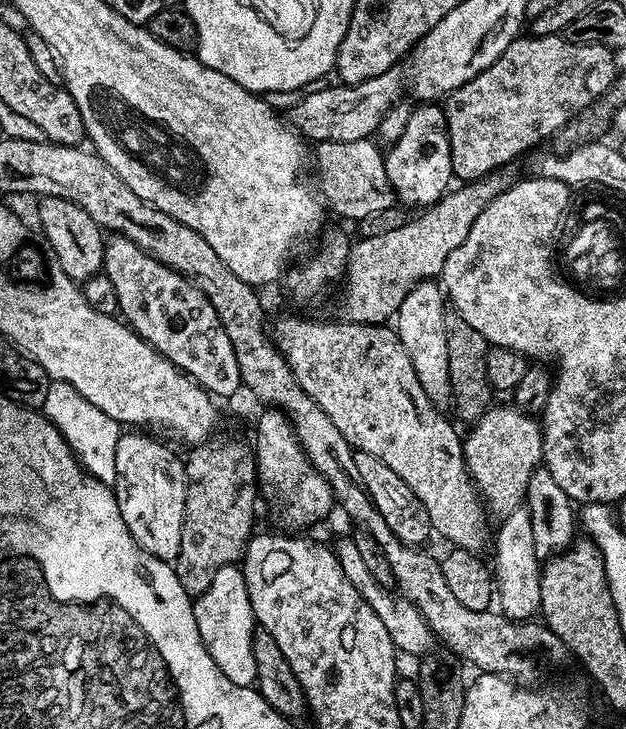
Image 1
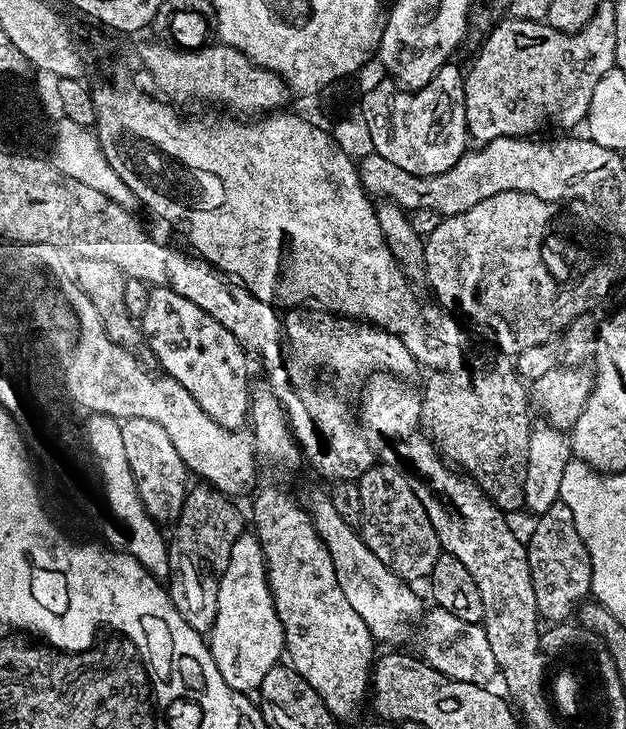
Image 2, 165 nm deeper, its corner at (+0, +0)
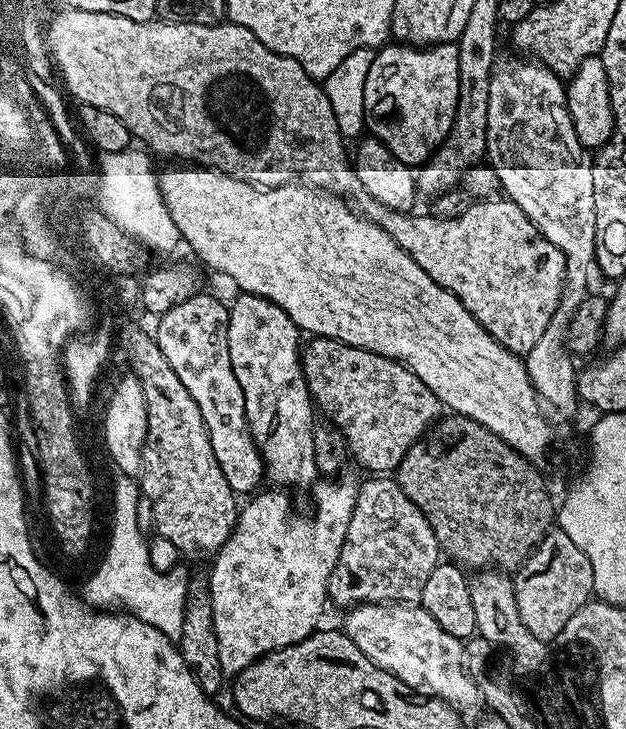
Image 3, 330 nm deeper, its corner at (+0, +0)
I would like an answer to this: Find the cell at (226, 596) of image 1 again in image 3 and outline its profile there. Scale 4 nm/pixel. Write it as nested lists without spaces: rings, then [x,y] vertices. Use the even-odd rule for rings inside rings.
[[[320,478],[314,485],[316,491],[316,513],[313,514],[312,520],[307,520],[304,516],[296,516],[292,509],[292,500],[287,491],[272,490],[276,492],[264,492],[260,490],[251,497],[252,500],[248,505],[239,509],[236,517],[236,525],[230,534],[230,538],[221,546],[219,552],[215,553],[212,564],[212,573],[206,576],[208,585],[208,597],[214,610],[214,634],[218,634],[218,662],[222,662],[222,670],[225,674],[235,674],[244,672],[246,666],[250,666],[258,658],[262,658],[267,652],[276,652],[280,648],[290,646],[294,642],[302,642],[302,638],[312,635],[317,631],[320,615],[324,612],[324,600],[329,599],[328,595],[328,576],[334,570],[334,566],[340,557],[342,542],[346,538],[346,530],[350,526],[350,514],[354,514],[354,502],[356,501],[357,481],[344,480],[340,478]]]

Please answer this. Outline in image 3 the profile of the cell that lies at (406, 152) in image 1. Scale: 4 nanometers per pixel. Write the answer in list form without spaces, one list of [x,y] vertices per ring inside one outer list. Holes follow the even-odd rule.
[[[392,42],[375,53],[366,75],[366,128],[403,164],[419,166],[432,157],[454,122],[457,102],[458,50],[455,43],[409,46]]]

